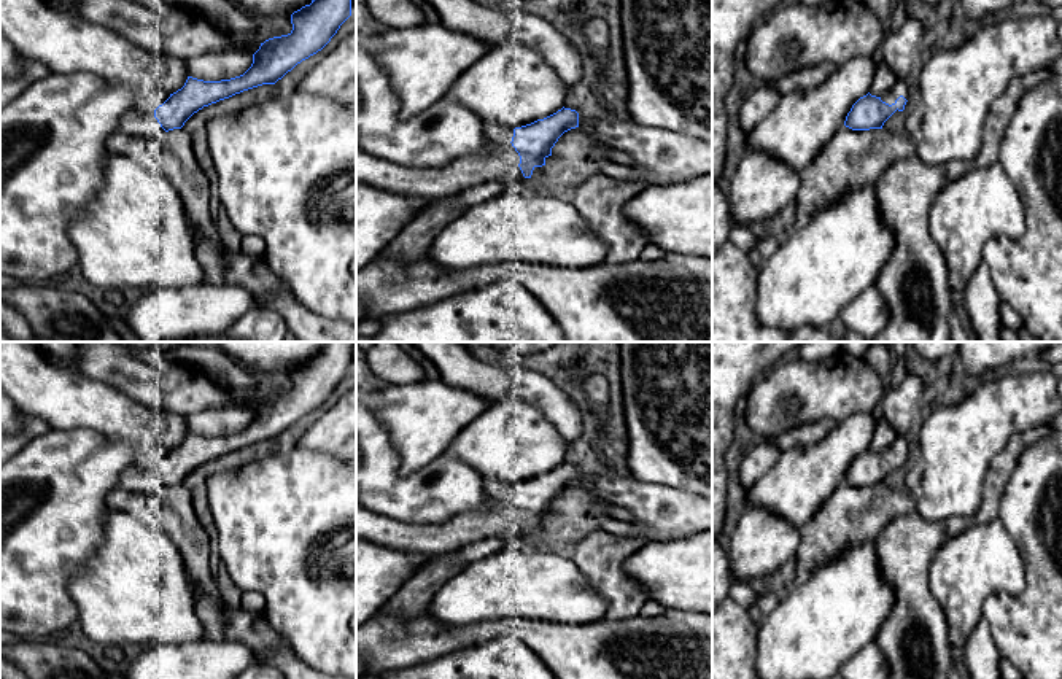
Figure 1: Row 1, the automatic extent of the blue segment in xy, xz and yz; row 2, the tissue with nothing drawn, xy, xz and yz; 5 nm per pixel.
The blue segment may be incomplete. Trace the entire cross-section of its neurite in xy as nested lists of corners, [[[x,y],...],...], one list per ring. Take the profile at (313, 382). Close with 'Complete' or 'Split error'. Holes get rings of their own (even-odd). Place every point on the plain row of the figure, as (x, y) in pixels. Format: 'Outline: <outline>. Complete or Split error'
Outline: [[[324,342],[320,353],[291,371],[293,386],[288,391],[261,399],[243,431],[221,437],[188,433],[184,442],[154,468],[126,468],[118,487],[164,496],[169,487],[181,485],[203,463],[262,440],[275,440],[331,398],[351,372],[351,353],[351,342]]]. Split error

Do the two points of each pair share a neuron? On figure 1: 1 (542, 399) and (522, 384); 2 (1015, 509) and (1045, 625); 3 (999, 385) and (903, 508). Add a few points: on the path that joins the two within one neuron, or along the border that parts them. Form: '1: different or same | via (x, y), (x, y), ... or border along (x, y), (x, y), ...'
1: same | via (538, 395), (527, 384)
2: same | via (1038, 538), (1045, 554), (1045, 597)
3: different | border along (910, 493), (916, 511)

